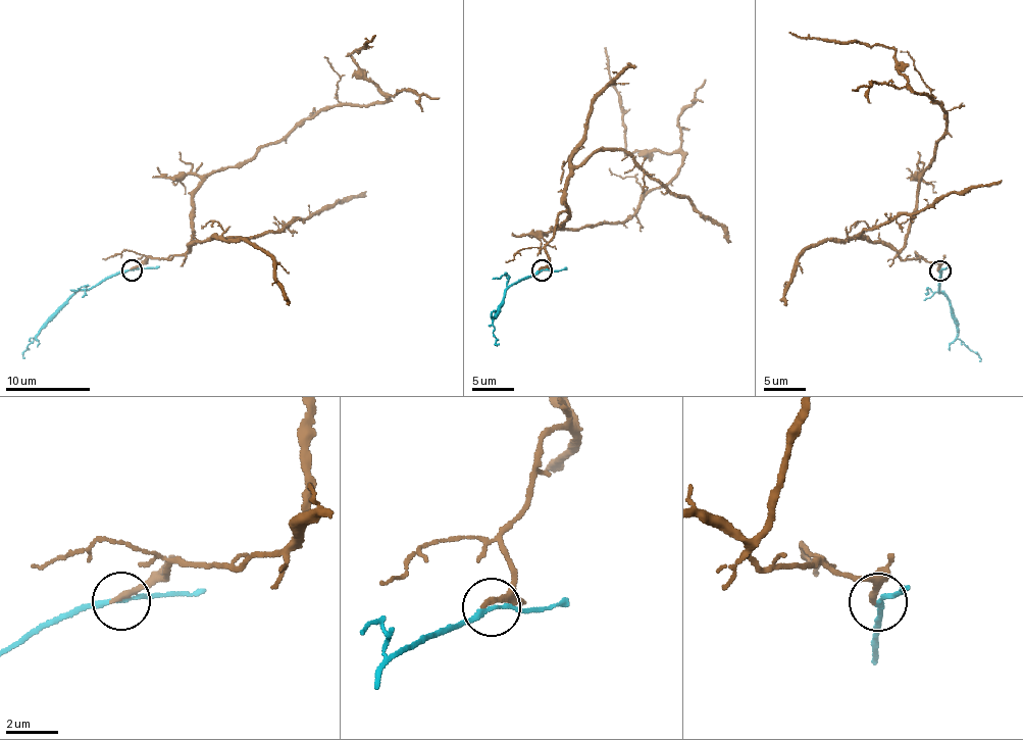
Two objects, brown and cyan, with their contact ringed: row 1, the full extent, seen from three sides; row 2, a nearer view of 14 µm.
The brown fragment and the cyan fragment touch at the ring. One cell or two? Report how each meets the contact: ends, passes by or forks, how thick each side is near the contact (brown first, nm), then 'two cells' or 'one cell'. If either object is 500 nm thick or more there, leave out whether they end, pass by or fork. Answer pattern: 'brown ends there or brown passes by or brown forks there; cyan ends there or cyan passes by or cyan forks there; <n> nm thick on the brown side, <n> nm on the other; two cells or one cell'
brown ends there; cyan passes by; 240 nm thick on the brown side, 150 nm on the other; one cell

